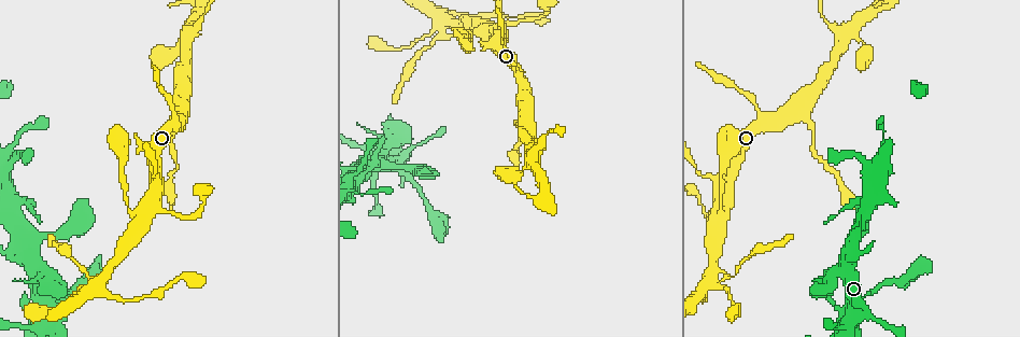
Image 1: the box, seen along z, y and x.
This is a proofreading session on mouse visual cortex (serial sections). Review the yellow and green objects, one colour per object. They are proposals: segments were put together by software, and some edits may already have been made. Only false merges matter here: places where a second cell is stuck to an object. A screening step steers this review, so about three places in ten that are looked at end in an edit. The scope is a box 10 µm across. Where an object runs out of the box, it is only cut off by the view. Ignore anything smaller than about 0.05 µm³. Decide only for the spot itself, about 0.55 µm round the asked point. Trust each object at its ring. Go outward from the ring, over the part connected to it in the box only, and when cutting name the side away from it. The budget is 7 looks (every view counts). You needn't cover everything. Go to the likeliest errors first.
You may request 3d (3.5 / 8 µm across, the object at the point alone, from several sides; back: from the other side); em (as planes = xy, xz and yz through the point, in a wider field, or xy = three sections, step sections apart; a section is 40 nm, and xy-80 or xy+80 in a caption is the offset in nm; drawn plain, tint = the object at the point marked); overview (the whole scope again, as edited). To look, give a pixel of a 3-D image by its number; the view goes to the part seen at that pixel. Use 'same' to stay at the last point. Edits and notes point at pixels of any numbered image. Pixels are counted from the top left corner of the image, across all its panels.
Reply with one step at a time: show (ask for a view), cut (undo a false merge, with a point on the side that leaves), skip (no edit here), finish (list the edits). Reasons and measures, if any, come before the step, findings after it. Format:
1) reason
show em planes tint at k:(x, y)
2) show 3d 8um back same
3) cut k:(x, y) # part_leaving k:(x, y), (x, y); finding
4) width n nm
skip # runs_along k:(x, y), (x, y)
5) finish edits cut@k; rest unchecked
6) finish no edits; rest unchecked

thin arm on a thick one
show 3d 3.5um at 1:(140, 216)

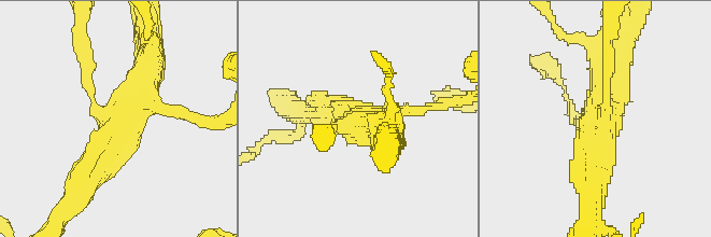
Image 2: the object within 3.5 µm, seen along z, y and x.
arms 4; arm_widths 150, 150, 350, 400 nm
show em xy step 5 tint at 2:(106, 115)

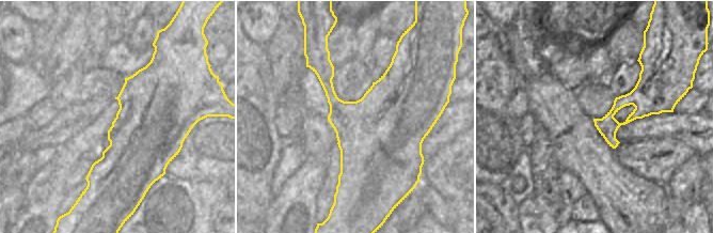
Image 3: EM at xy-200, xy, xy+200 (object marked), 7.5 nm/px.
skip # runs_along 2:(147, 61), (134, 108), (85, 184); one cell here

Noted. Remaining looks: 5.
narrows sharply
show 3d 3.5um at 1:(128, 301)

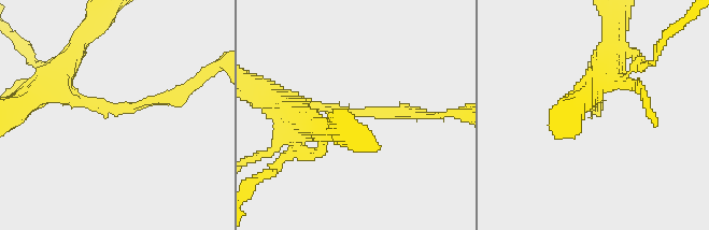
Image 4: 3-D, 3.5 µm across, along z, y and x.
need the tissue
show em planes tint at 4:(355, 113)

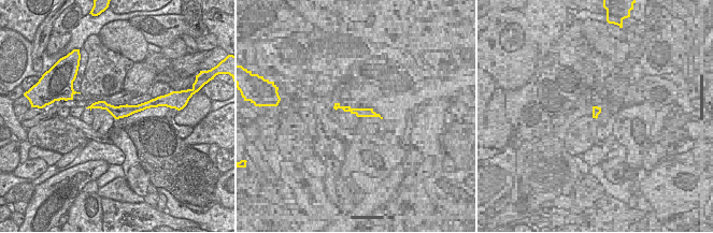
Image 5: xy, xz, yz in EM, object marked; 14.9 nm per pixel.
arm_widths 200, 250 nm
skip # runs_along 4:(57, 83), (107, 109), (182, 92); all the same cell

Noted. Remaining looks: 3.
sharp bend
show 3d 3.5um at 1:(182, 106)

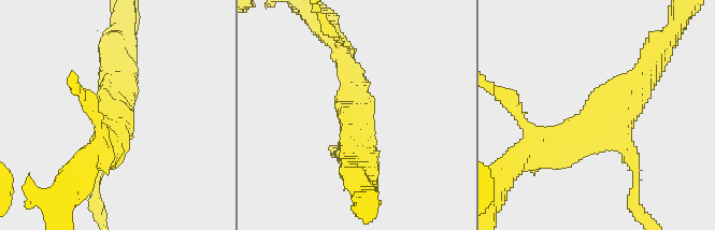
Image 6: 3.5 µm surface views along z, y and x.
arms 3; arm_widths 200, 350, 400 nm
show em planes tint at 6:(356, 120)

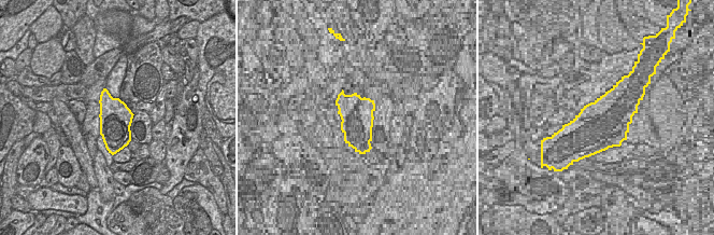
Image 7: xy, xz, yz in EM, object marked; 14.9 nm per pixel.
skip # runs_along 6:(545, 151), (617, 108), (653, 61); one cell here

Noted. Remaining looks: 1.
finish no edits; rest unchecked

